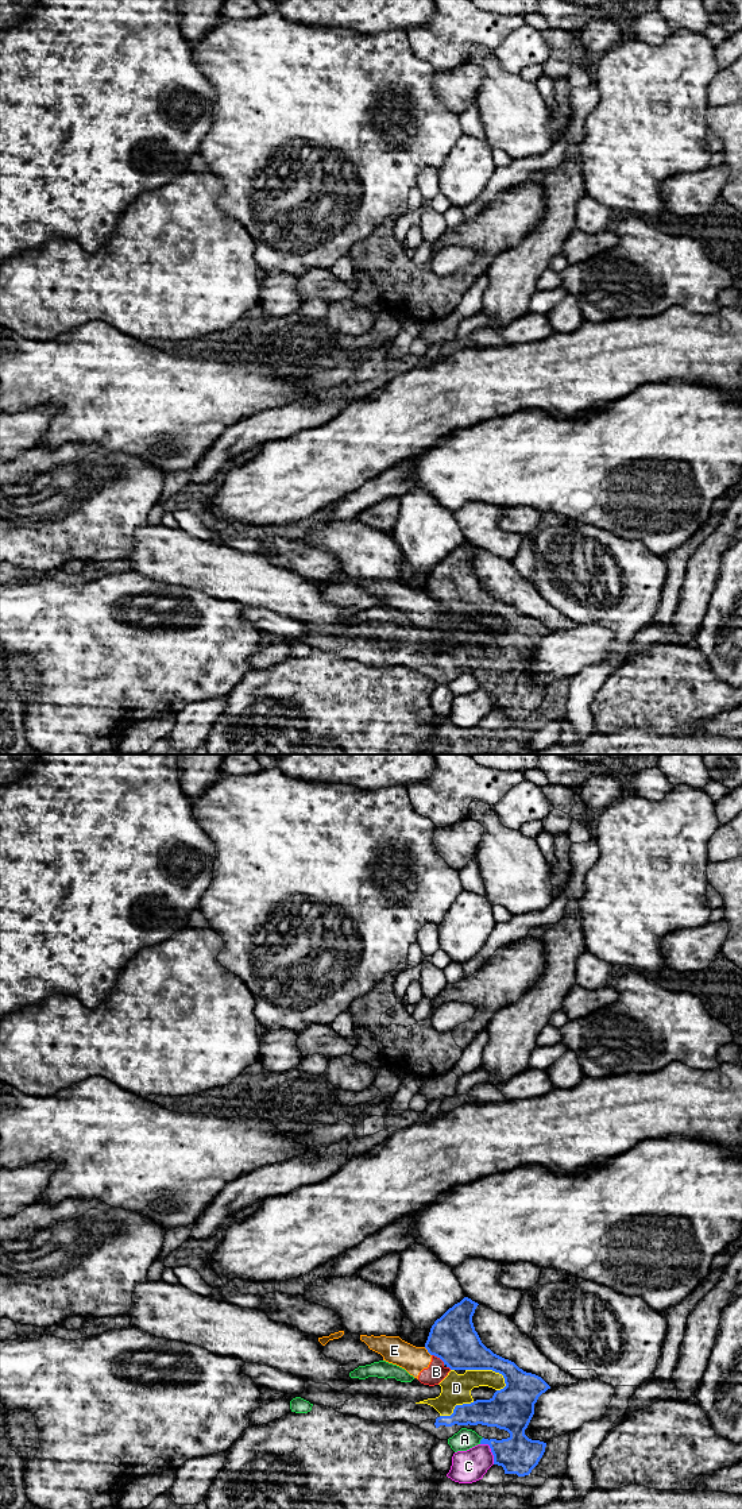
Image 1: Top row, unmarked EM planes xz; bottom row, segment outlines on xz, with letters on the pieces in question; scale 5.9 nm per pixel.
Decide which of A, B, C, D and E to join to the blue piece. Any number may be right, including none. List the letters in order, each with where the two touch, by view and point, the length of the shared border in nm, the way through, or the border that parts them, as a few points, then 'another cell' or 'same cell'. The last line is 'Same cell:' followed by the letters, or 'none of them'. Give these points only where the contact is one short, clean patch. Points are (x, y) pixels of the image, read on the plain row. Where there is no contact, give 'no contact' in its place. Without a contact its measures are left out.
A: meets blue in xz at (480, 684); contact 50 nm long; another cell
B: meets blue in xz at (439, 601); contact 100 nm long; another cell
C: meets blue in xz at (491, 695); contact 150 nm long; another cell
D: meets blue in xz at (489, 613); contact 260 nm long; another cell
E: meets blue in xz at (428, 595); contact 70 nm long; border along xz (424, 591), (431, 599); another cell
Same cell: none of them

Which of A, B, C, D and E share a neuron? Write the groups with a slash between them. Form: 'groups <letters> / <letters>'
groups A / B E / C / D

